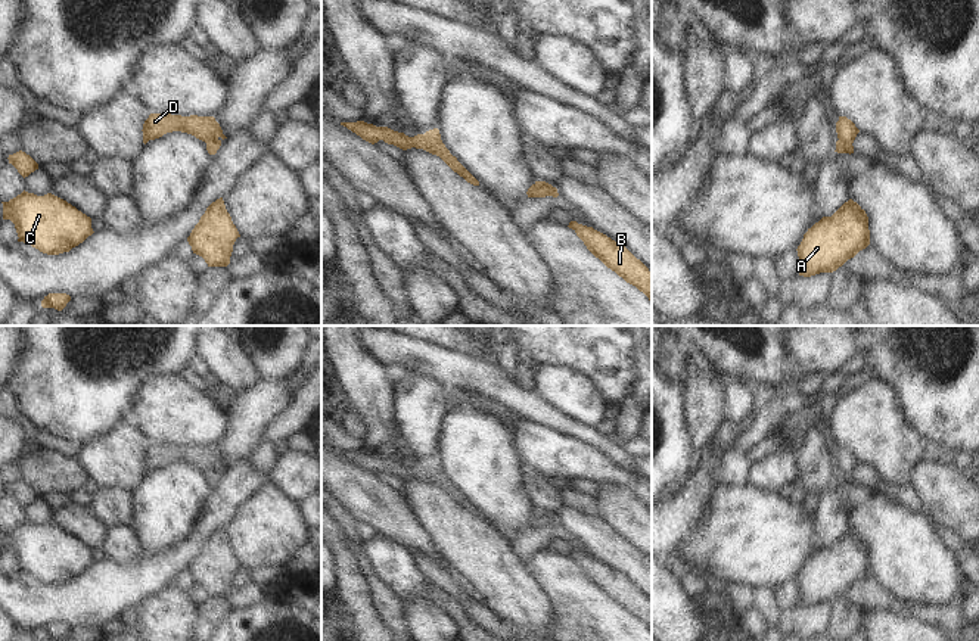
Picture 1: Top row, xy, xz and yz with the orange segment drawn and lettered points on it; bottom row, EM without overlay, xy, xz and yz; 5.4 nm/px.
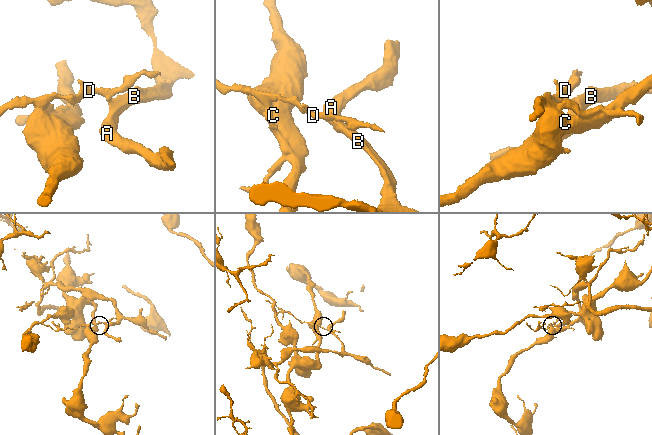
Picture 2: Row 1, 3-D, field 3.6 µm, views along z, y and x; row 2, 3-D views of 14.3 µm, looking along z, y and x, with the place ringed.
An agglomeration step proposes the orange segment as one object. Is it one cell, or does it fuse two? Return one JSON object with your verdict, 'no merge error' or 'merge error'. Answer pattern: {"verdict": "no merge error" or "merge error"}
{"verdict": "merge error"}

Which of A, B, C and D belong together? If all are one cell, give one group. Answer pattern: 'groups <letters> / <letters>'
groups A B C / D

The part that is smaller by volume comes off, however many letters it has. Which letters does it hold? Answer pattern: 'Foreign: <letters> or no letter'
Foreign: D

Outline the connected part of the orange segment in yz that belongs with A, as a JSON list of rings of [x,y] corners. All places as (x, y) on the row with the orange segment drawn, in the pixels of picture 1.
[[[849,199],[832,217],[823,217],[804,234],[796,249],[801,267],[799,276],[811,277],[820,273],[833,273],[868,245],[868,217],[857,202]]]

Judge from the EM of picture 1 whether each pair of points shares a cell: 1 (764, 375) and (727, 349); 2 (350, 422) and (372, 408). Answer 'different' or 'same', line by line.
1: same
2: different

